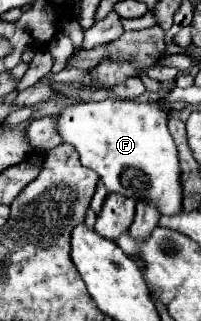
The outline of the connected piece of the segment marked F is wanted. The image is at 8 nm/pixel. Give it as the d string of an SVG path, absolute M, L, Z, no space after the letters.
M107 99L107 101L87 101L69 105L57 119L57 131L65 143L73 145L79 155L81 163L103 177L103 185L107 193L119 193L143 203L153 205L161 215L177 215L183 211L183 185L181 185L181 167L179 155L173 137L167 129L165 111L161 111L161 101L121 101L121 99Z

